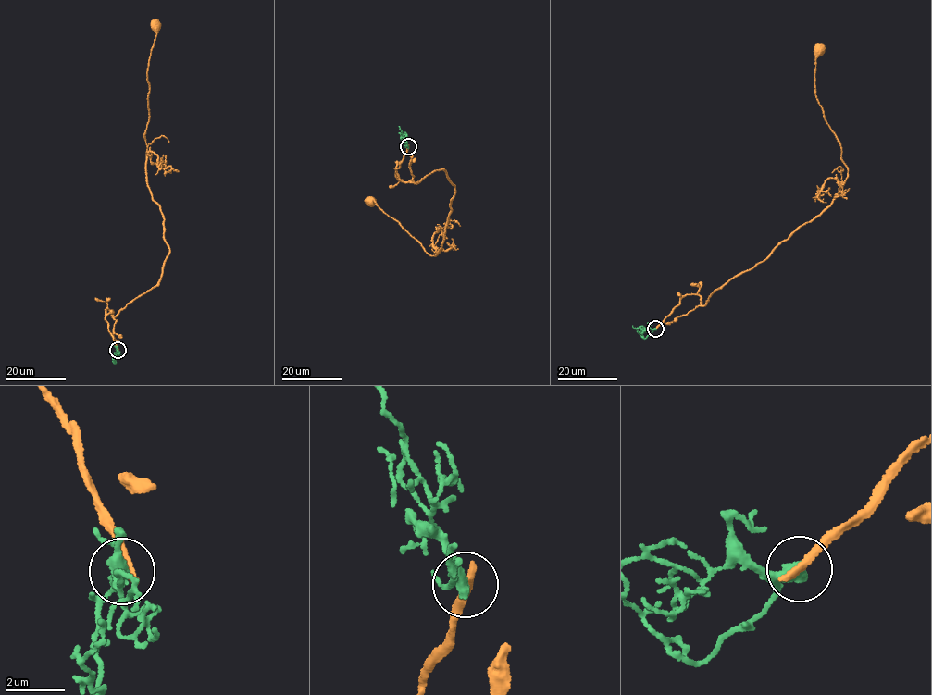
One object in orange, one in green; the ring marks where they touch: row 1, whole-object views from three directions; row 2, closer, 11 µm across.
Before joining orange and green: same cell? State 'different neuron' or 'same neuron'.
different neuron

